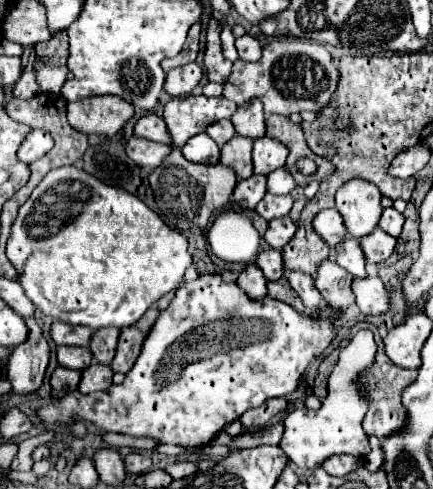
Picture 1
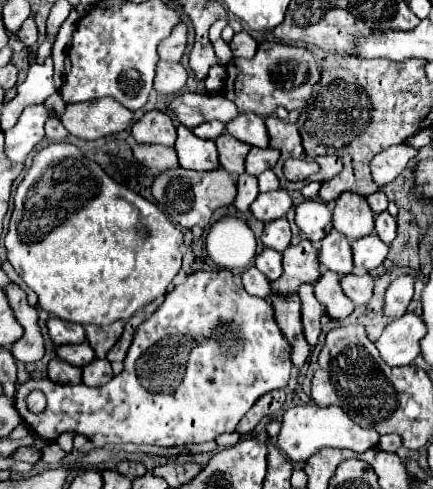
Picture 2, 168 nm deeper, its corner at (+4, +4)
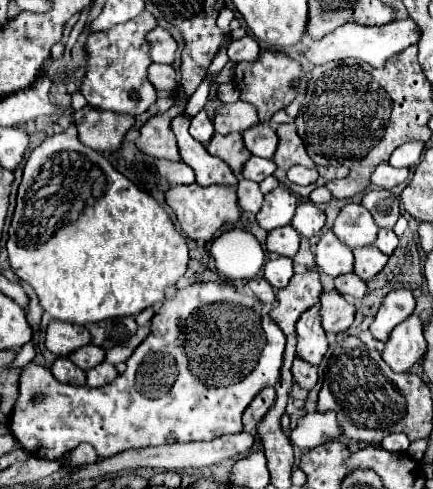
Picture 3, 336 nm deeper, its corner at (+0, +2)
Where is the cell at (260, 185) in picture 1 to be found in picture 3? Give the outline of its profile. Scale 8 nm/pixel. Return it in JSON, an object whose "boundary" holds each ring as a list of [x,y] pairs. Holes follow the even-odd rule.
{"boundary":[[[241,179],[237,185],[237,197],[239,197],[239,207],[247,213],[257,213],[263,203],[263,193],[255,181]]]}

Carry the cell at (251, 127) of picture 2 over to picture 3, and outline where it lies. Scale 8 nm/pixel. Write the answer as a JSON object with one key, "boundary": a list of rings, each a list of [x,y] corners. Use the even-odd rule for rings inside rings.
{"boundary":[[[259,123],[259,125],[253,125],[251,129],[247,129],[243,133],[243,141],[245,141],[245,147],[253,155],[265,157],[265,159],[271,159],[277,149],[277,135],[275,135],[273,127],[267,123]]]}

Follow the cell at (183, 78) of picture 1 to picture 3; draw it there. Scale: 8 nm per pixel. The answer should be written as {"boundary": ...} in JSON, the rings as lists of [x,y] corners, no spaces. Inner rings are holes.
{"boundary":[[[151,63],[149,65],[149,81],[153,87],[161,93],[171,93],[177,85],[177,73],[173,65],[161,65],[161,63]]]}

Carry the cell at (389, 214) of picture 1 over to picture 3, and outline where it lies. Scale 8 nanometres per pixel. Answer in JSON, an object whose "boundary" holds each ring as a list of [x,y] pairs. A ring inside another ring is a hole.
{"boundary":[[[379,229],[379,235],[377,235],[377,241],[375,245],[385,253],[385,255],[391,255],[397,247],[397,235],[393,229]]]}

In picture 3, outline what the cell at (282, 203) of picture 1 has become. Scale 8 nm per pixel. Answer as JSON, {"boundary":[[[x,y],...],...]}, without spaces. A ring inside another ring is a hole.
{"boundary":[[[277,187],[265,195],[263,207],[257,213],[257,223],[265,231],[289,225],[295,215],[295,209],[297,209],[297,197],[289,189]]]}

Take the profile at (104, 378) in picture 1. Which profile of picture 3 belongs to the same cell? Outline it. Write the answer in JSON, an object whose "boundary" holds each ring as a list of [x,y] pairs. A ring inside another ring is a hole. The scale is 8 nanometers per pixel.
{"boundary":[[[99,363],[97,367],[87,371],[87,385],[89,387],[103,387],[117,377],[117,369],[111,363]]]}

